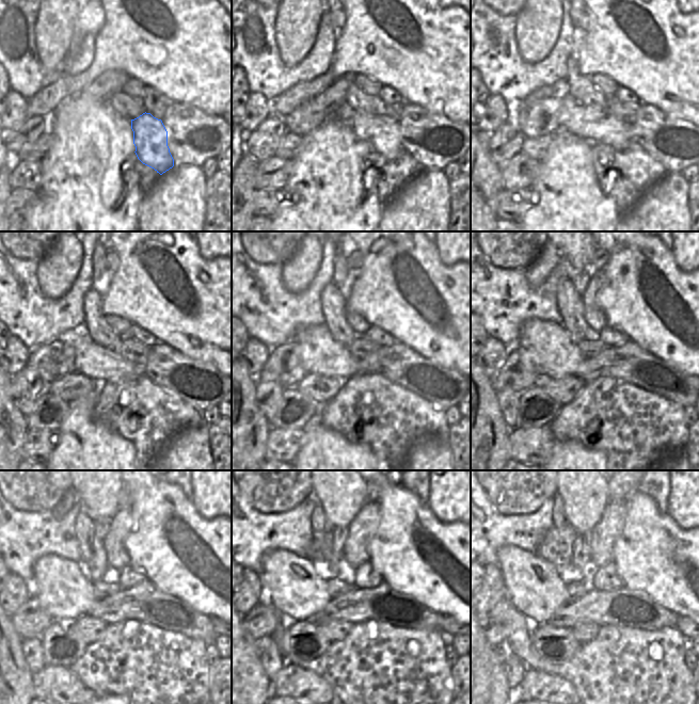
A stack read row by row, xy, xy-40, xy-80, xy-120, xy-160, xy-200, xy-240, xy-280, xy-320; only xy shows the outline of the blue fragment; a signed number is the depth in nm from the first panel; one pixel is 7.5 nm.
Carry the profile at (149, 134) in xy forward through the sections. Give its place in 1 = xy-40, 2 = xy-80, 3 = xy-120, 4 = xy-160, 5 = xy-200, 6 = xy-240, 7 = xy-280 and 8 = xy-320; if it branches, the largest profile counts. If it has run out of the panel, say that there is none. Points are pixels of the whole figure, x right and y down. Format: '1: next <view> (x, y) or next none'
1: next xy-40 (383, 133)
2: next xy-80 (594, 125)
3: next xy-120 (93, 361)
4: next xy-160 (319, 353)
5: next xy-200 (550, 348)
6: next xy-240 (64, 592)
7: next xy-280 (292, 586)
8: next xy-320 (535, 589)

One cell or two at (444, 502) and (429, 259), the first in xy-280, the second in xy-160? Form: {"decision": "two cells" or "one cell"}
{"decision": "two cells"}

